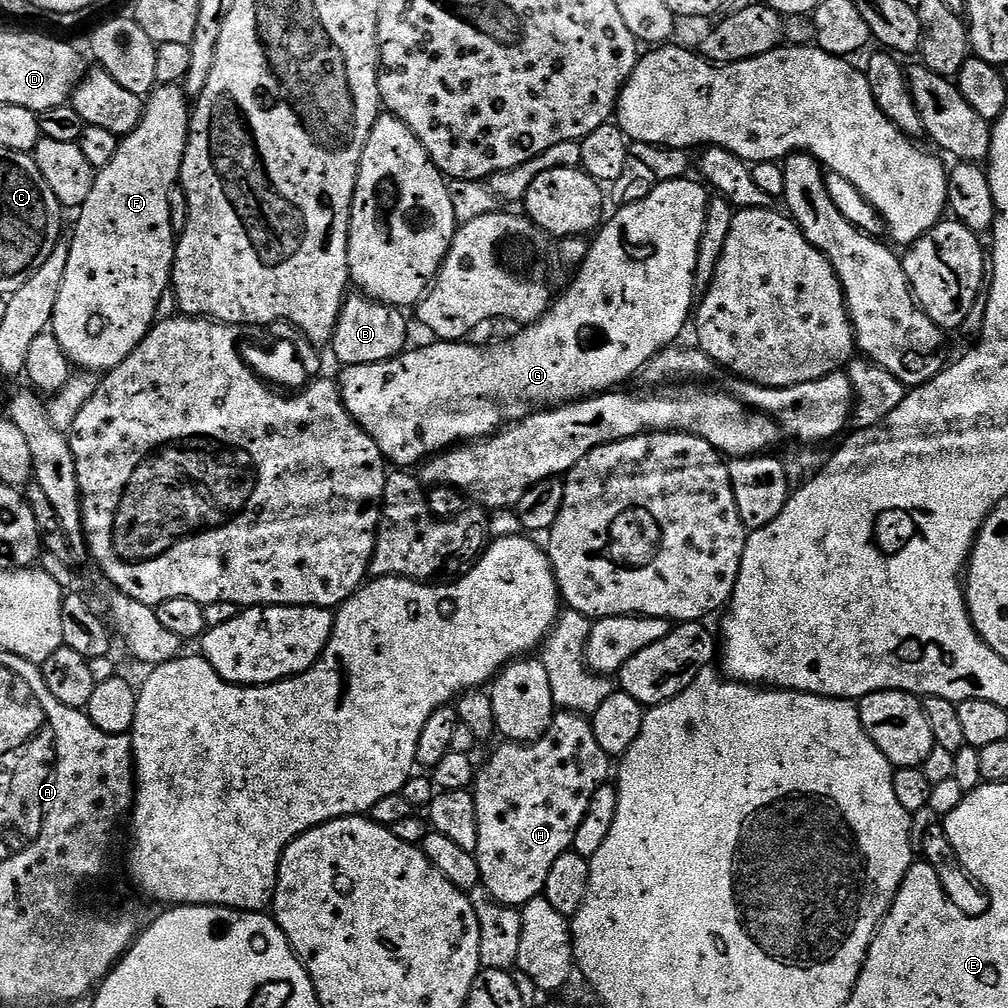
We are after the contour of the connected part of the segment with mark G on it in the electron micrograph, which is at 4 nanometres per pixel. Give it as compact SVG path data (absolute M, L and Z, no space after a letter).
M683 178L677 180L661 180L656 184L657 188L653 192L645 194L641 200L633 199L631 202L615 209L616 213L609 215L603 221L602 227L595 233L594 239L589 243L586 258L575 269L572 285L564 293L557 295L552 301L552 307L536 320L534 323L521 327L520 333L513 340L508 340L505 344L488 344L484 349L480 349L472 342L461 342L459 340L436 340L432 344L424 344L421 348L413 347L405 350L400 355L387 360L386 362L374 362L373 364L363 364L354 366L349 364L339 369L338 383L340 386L340 397L344 399L344 408L352 415L352 419L359 424L360 429L378 446L378 450L384 455L385 461L389 465L399 466L408 470L413 466L433 457L437 452L443 452L461 442L475 442L484 439L485 436L499 432L501 428L514 424L518 420L525 420L533 412L554 408L562 404L571 404L573 400L583 400L593 394L599 394L615 389L623 380L628 380L632 375L639 373L647 364L655 358L659 352L665 348L673 347L676 340L684 332L684 327L689 327L690 317L694 312L694 297L697 295L696 287L696 259L698 258L698 246L702 242L702 230L706 222L706 210L710 192L699 179L690 180Z

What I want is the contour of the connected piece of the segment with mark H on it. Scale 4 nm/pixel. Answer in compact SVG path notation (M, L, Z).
M557 711L556 715L552 717L552 724L546 730L546 734L542 734L540 740L504 742L501 745L501 748L481 768L479 765L478 771L474 776L474 787L471 789L471 793L478 810L478 846L474 855L478 862L481 885L488 892L488 895L499 904L519 909L543 893L546 886L546 878L550 878L550 866L554 866L554 862L558 862L558 858L562 853L572 848L574 834L586 814L590 798L598 791L600 785L609 779L608 764L610 764L610 757L604 753L602 746L598 746L598 740L594 738L591 719L587 715L573 711Z

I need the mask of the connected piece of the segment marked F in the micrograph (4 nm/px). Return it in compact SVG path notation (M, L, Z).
M166 84L157 87L155 91L147 97L144 113L136 123L136 129L129 132L117 143L114 158L105 168L99 169L95 173L92 189L86 198L86 202L78 209L80 217L76 220L76 233L70 236L69 261L66 263L65 276L62 278L61 290L57 296L57 304L54 306L53 316L50 323L50 330L58 338L62 350L68 356L77 369L87 370L92 374L107 374L113 368L119 366L148 336L148 329L152 327L157 319L156 307L160 304L160 295L167 293L172 279L172 263L176 257L177 233L172 227L172 211L168 201L168 192L179 181L180 167L184 161L184 151L188 144L188 126L190 123L190 100L184 97L183 87L180 84Z

